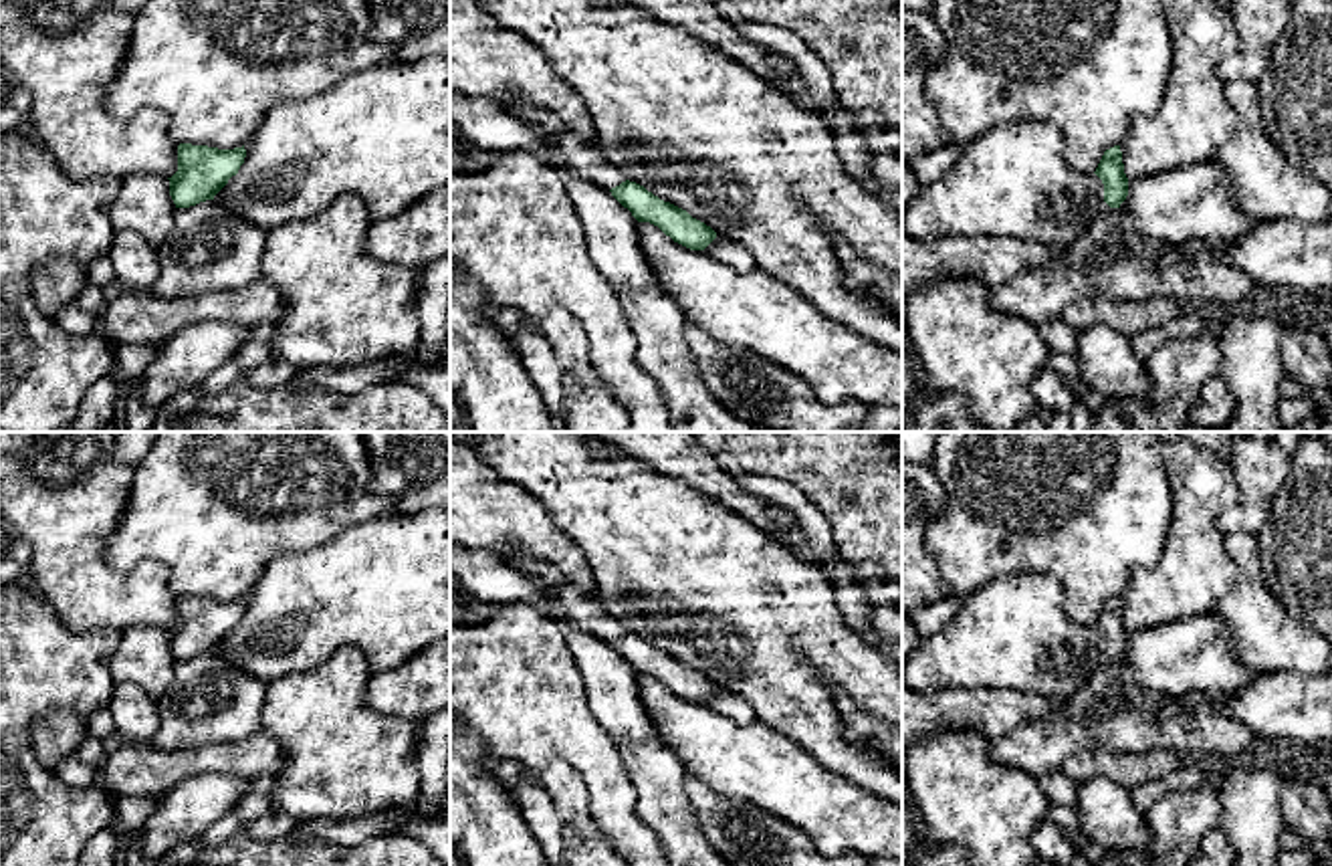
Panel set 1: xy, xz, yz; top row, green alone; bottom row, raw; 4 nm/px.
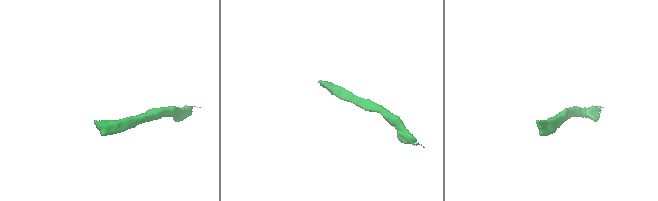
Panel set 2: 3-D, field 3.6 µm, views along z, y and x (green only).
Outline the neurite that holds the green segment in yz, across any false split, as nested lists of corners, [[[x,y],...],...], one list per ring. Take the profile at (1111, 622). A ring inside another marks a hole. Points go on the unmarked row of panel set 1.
[[[1114,598],[1104,604],[1094,626],[1096,626],[1094,638],[1100,648],[1102,664],[1120,660],[1120,656],[1128,648],[1128,630],[1124,626],[1120,598]]]

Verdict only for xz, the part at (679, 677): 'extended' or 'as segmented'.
extended

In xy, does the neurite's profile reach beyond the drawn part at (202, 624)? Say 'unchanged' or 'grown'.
unchanged

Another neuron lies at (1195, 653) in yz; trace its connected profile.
[[[1211,612],[1130,630],[1118,662],[1126,684],[1171,696],[1187,690],[1235,692],[1261,676],[1239,662],[1227,626]]]

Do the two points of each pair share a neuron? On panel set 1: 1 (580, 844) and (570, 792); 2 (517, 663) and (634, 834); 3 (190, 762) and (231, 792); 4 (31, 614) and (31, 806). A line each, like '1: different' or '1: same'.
1: same
2: same
3: different
4: same

